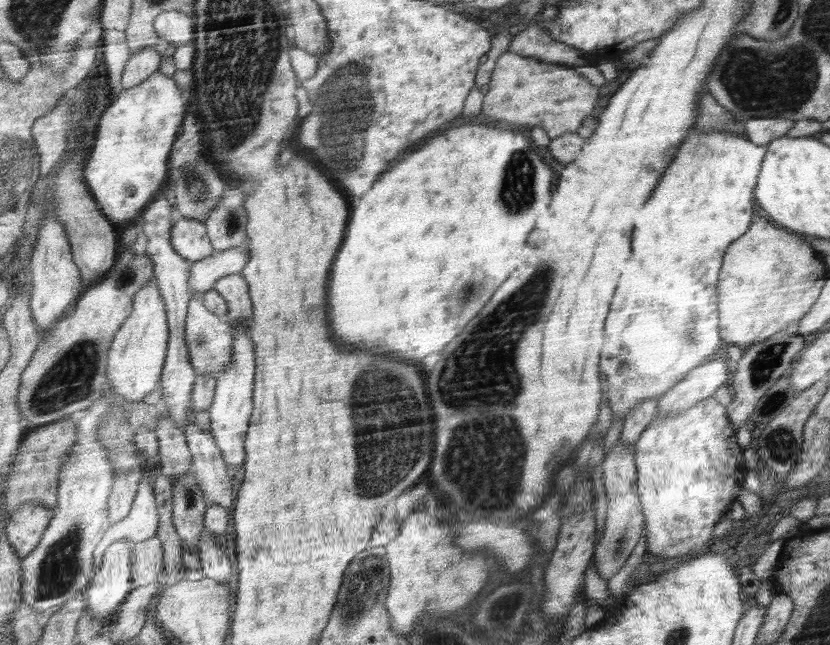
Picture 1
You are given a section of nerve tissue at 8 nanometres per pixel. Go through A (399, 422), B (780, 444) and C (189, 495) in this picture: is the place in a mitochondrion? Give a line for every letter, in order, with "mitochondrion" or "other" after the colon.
A: mitochondrion
B: mitochondrion
C: mitochondrion

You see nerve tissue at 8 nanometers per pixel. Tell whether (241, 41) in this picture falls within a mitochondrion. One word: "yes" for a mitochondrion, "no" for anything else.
yes

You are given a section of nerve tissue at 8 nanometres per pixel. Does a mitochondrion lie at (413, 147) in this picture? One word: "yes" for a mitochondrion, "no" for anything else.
no

